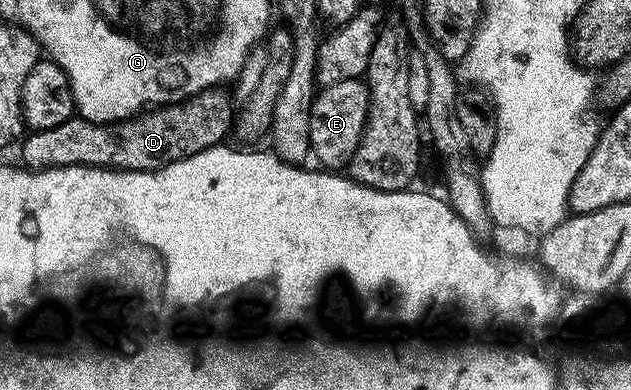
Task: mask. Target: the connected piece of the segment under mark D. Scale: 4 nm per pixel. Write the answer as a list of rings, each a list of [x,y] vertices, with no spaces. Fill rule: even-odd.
[[[222,86],[207,88],[199,96],[180,100],[176,104],[151,107],[131,119],[116,124],[93,124],[81,118],[72,118],[52,130],[31,131],[30,137],[27,135],[21,141],[21,144],[23,143],[21,163],[30,170],[49,170],[53,167],[65,170],[75,166],[89,166],[128,172],[155,172],[158,168],[167,168],[170,164],[180,162],[192,154],[200,154],[200,150],[221,145],[225,141],[222,139],[229,134],[230,128],[232,132],[236,110],[234,112],[234,104],[224,89],[225,87]]]

